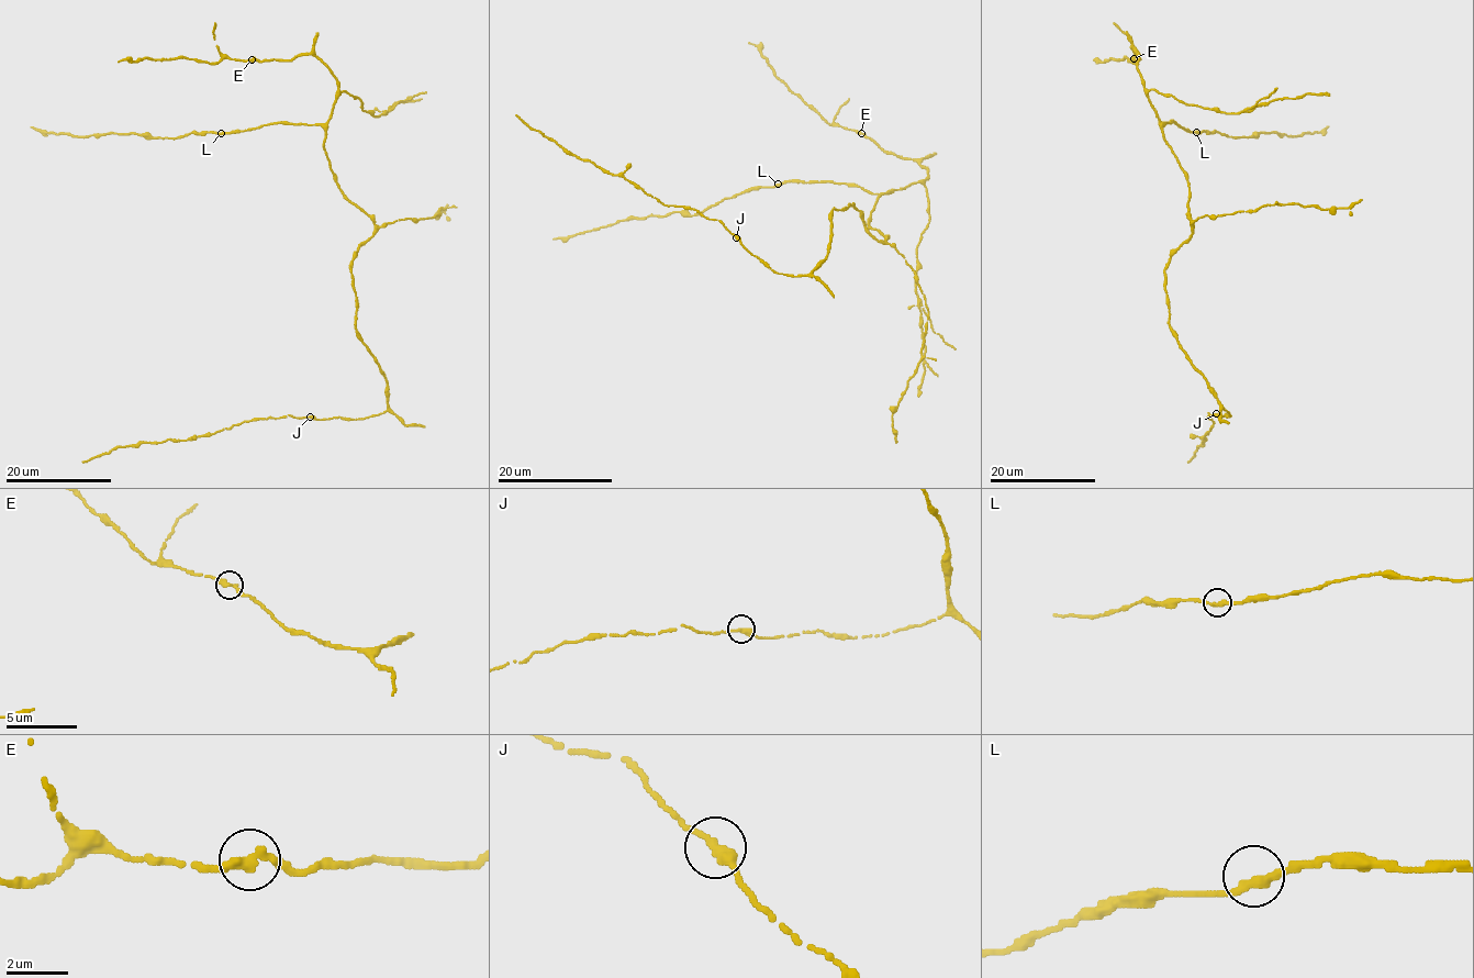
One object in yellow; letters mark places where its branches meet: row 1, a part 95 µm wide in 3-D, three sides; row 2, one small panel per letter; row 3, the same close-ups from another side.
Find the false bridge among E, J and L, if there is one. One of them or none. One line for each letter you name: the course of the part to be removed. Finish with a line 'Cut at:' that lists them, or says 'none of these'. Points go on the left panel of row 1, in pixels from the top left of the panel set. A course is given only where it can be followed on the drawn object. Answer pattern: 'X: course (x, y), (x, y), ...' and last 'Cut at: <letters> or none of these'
Cut at: none of these

